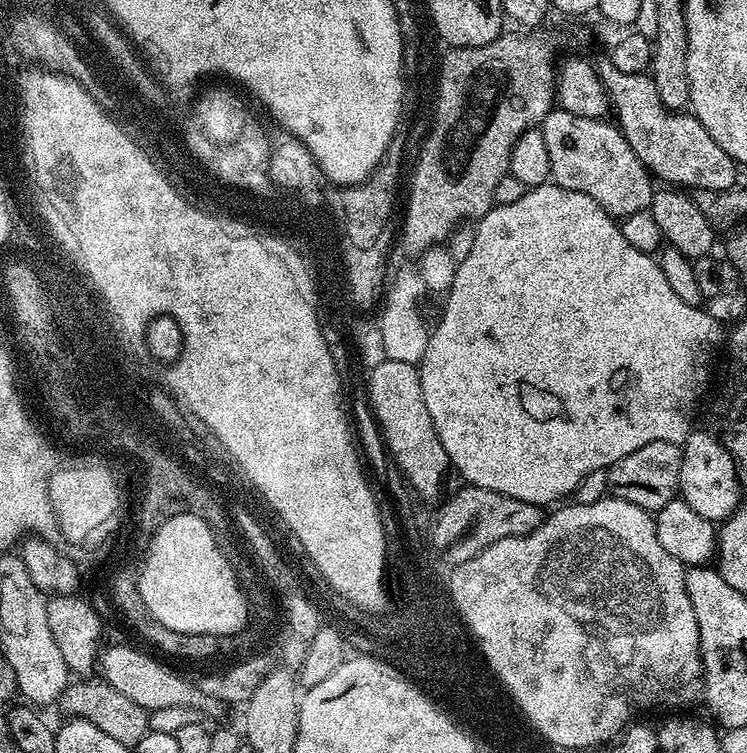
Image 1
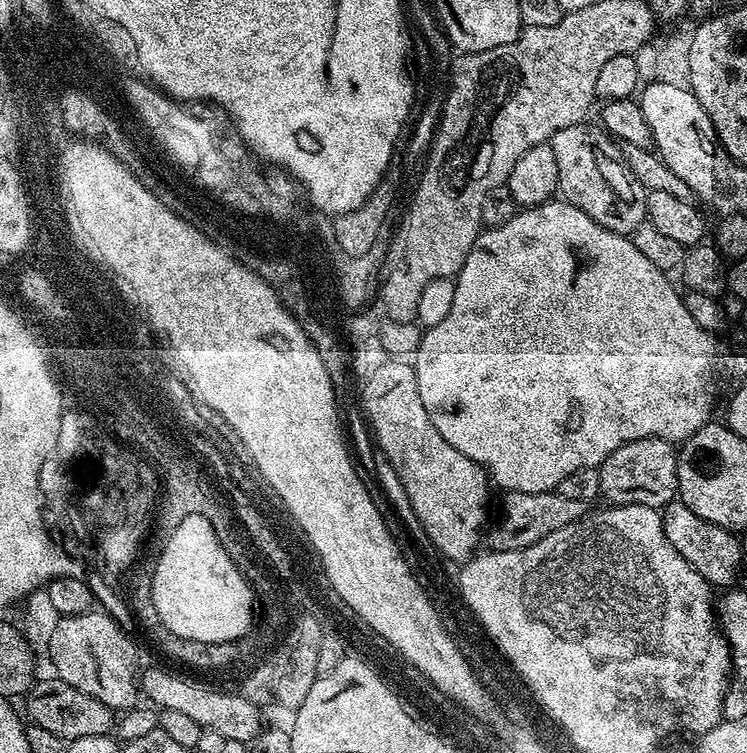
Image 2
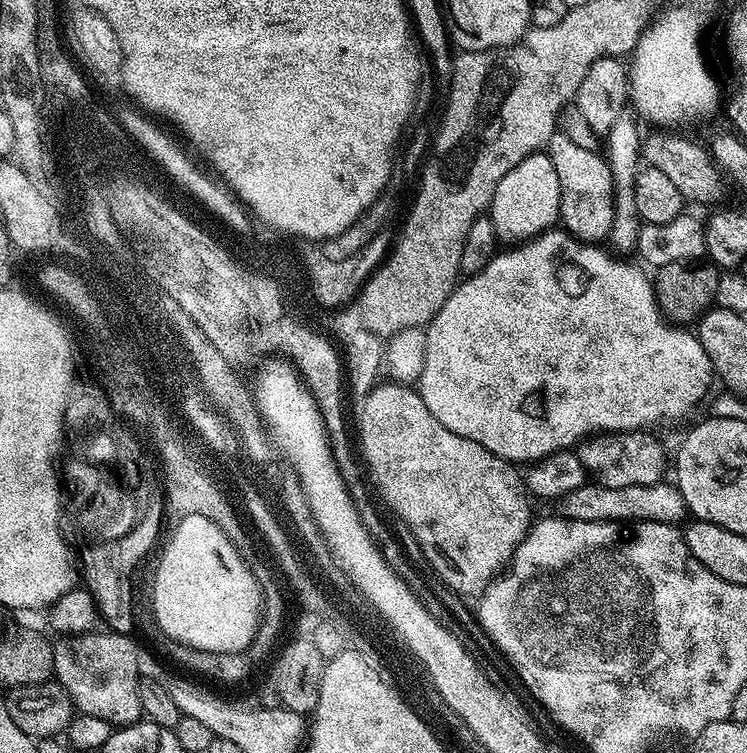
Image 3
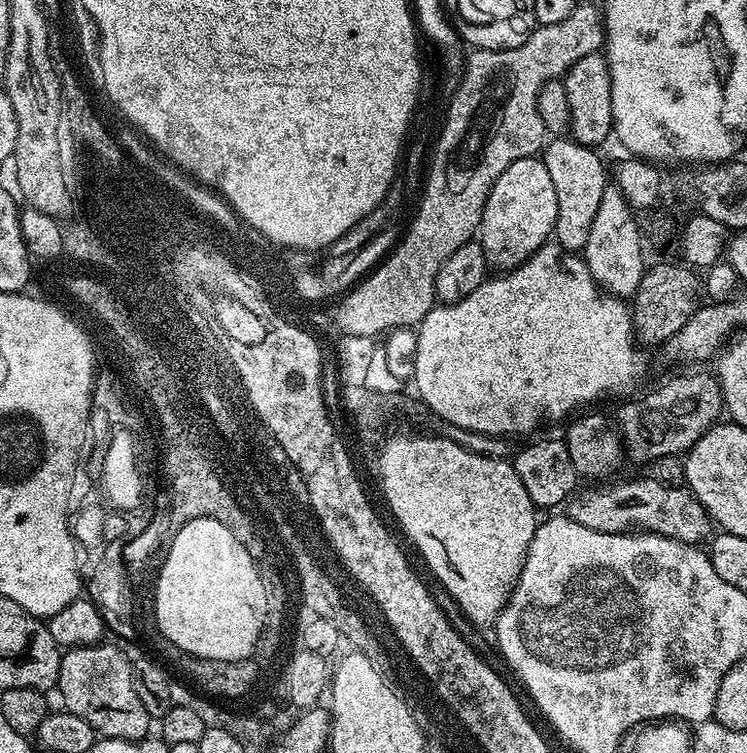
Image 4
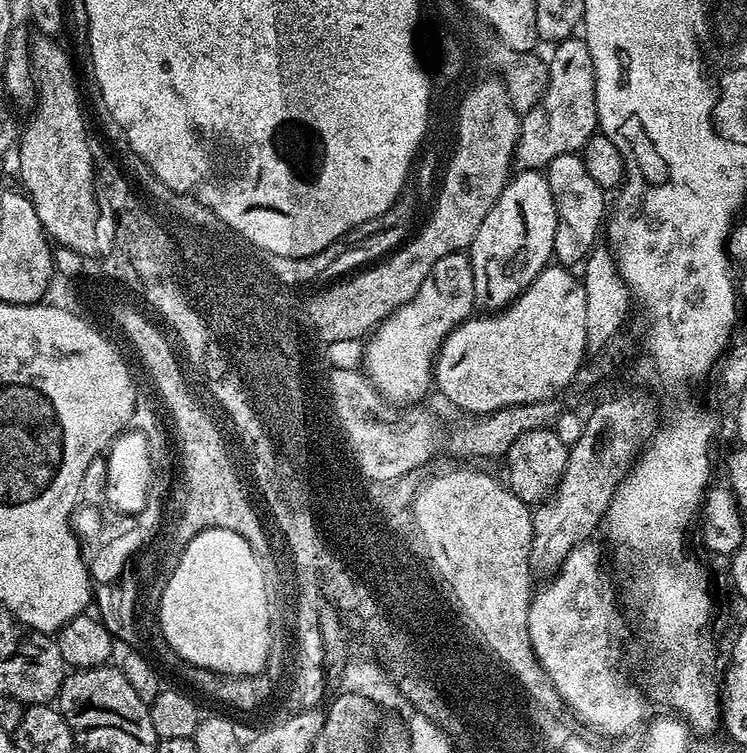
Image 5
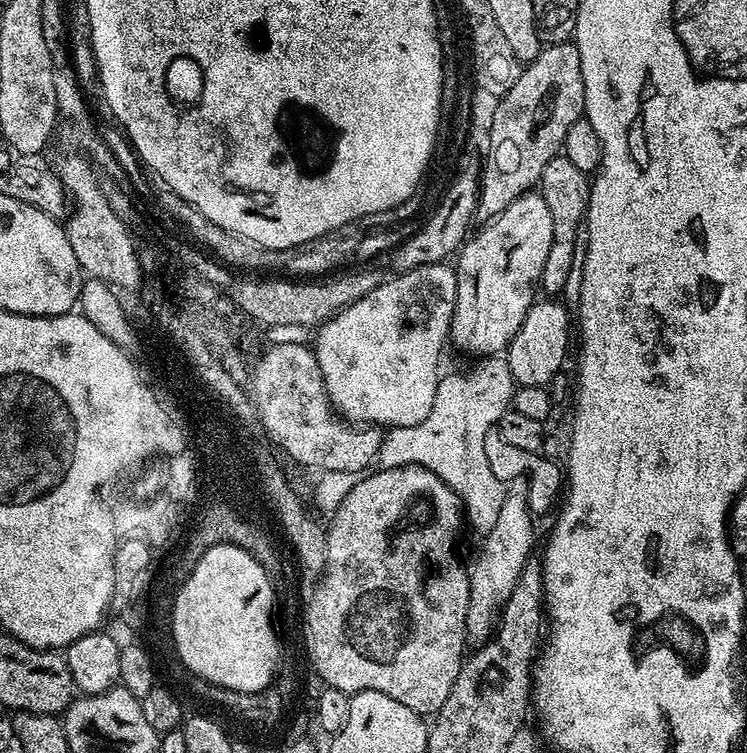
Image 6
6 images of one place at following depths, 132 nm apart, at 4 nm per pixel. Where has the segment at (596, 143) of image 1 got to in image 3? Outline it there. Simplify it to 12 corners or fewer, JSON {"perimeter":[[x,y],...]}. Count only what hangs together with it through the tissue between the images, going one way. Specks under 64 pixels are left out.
{"perimeter":[[557,130],[559,223],[604,242],[615,202],[611,166]]}

